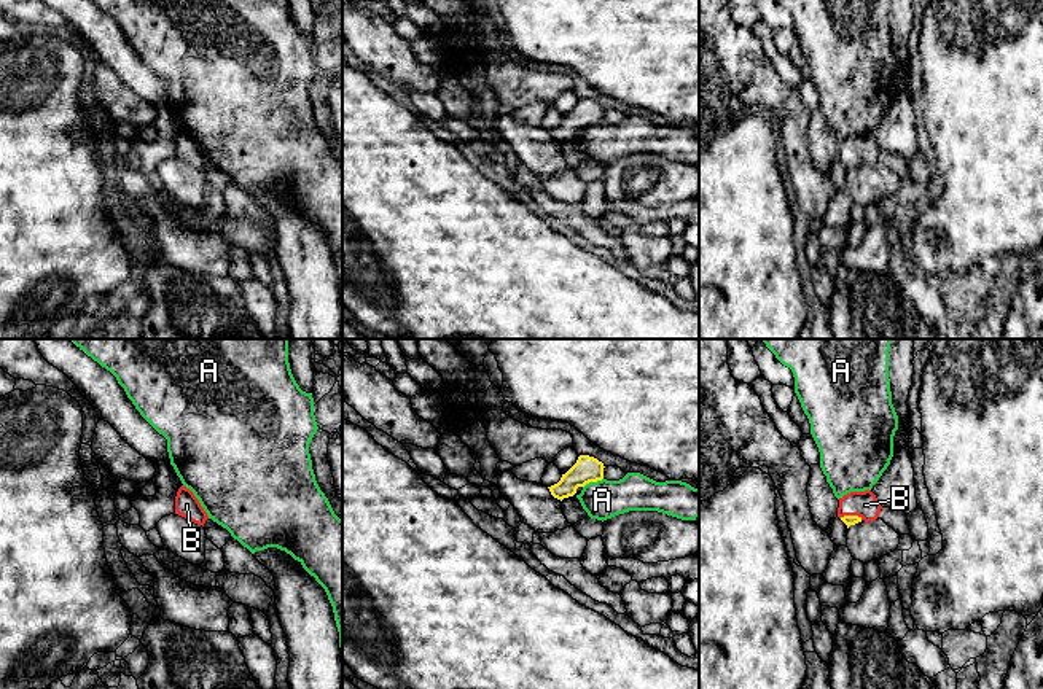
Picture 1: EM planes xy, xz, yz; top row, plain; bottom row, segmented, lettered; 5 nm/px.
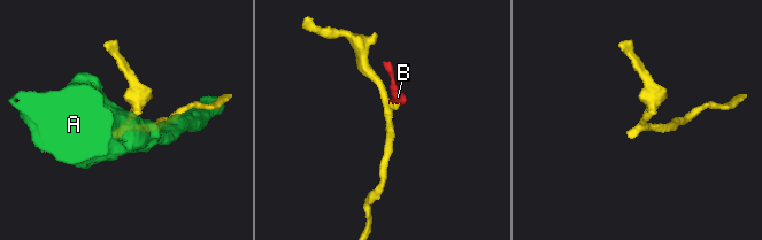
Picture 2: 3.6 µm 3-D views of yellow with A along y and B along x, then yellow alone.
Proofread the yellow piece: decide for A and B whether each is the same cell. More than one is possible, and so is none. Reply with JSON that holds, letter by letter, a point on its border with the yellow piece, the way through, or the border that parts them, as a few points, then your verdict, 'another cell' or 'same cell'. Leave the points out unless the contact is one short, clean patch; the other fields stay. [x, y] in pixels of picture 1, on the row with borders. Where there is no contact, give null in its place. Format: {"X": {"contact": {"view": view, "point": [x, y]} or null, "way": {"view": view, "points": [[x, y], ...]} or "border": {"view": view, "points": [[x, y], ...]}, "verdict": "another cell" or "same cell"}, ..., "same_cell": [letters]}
{"A": {"contact": {"view": "xz", "point": [593, 481]}, "verdict": "another cell"}, "B": {"contact": {"view": "yz", "point": [851, 516]}, "way": {"view": "yz", "points": [[849, 521], [851, 516], [865, 505]]}, "verdict": "same cell"}, "same_cell": ["B"]}

